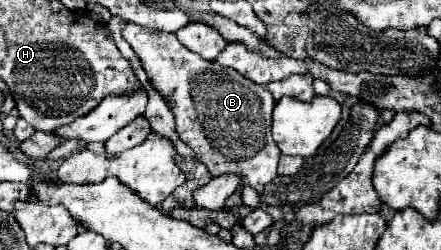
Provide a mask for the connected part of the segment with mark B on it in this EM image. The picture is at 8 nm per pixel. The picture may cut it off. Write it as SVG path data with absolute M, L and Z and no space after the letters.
M127 23L123 37L143 63L149 81L163 99L171 105L175 117L175 131L187 143L197 159L207 165L209 173L223 175L235 173L241 177L237 191L225 201L225 207L239 207L243 187L253 187L259 195L277 177L279 147L271 137L271 113L275 99L265 85L257 85L229 67L209 63L179 43L175 33L149 31Z

